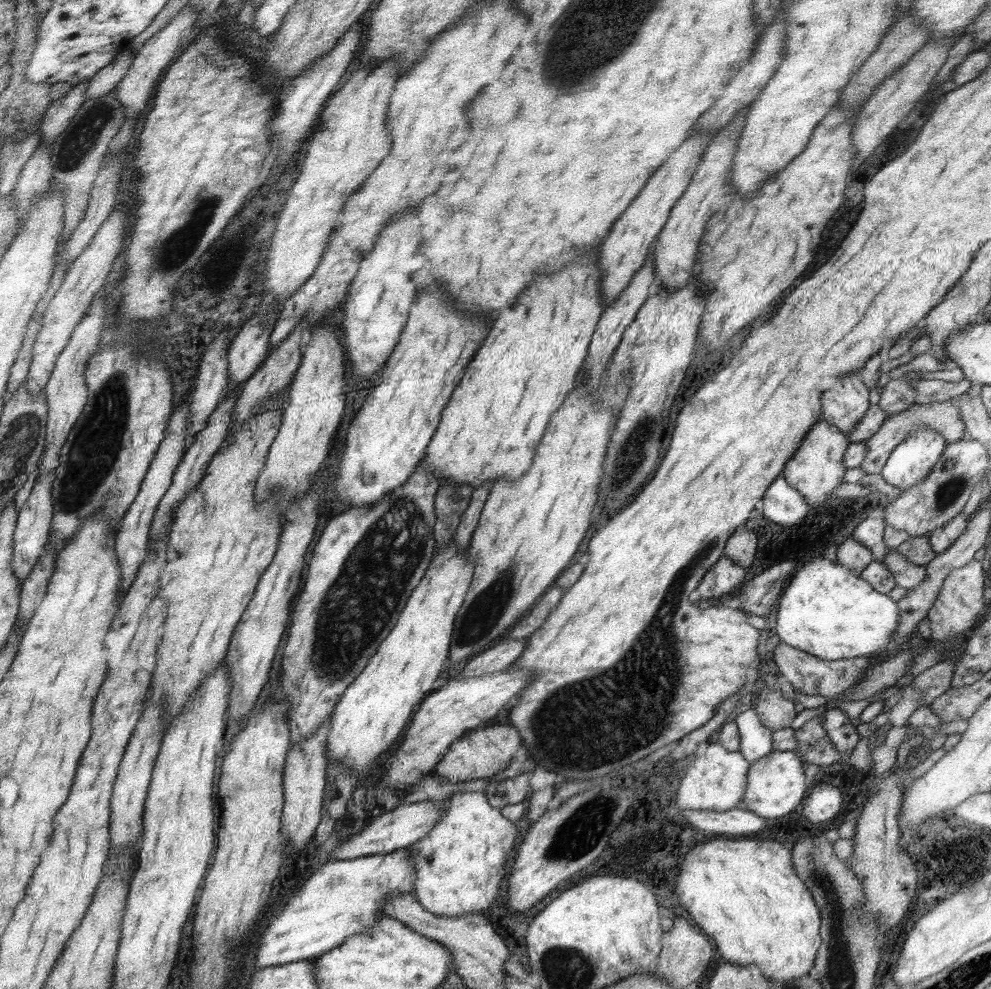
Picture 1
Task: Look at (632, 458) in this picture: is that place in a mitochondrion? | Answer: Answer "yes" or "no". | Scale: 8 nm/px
yes

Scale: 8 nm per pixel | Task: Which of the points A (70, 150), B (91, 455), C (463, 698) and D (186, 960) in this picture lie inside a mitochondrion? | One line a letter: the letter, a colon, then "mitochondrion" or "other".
A: mitochondrion
B: mitochondrion
C: other
D: other

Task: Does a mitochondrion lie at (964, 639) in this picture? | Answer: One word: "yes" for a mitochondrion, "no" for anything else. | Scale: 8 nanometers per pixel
no

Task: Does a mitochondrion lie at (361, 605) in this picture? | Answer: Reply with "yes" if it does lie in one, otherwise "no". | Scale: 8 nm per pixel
yes

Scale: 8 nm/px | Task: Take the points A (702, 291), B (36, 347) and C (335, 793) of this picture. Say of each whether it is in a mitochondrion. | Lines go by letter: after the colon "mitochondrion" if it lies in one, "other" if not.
A: other
B: other
C: other

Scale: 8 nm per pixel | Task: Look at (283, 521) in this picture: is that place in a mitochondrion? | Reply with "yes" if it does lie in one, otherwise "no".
no

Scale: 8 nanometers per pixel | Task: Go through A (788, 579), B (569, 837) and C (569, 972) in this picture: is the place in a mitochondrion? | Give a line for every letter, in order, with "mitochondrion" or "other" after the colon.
A: other
B: mitochondrion
C: mitochondrion

